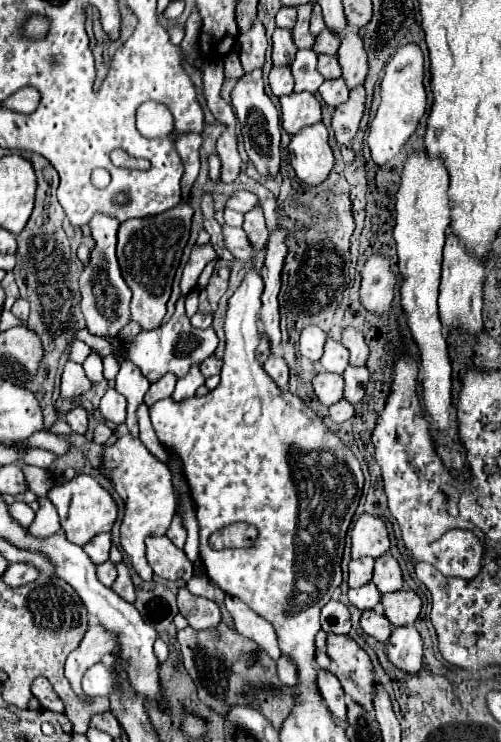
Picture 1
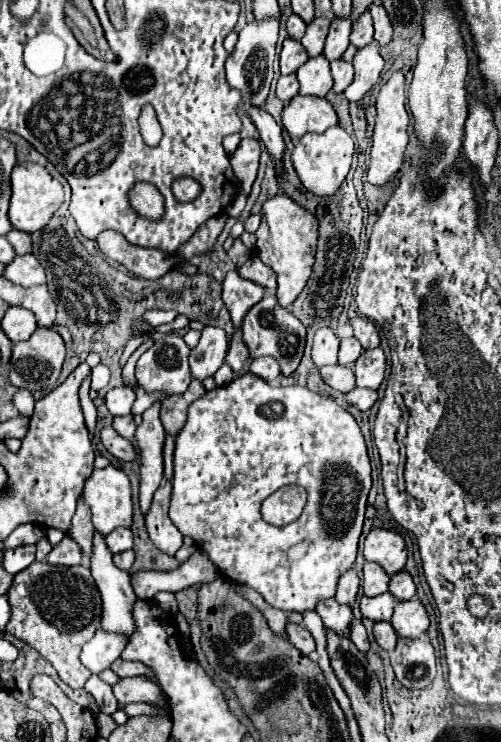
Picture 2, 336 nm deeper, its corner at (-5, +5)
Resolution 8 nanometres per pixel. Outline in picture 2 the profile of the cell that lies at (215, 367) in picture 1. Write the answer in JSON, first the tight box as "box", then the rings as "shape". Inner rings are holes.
{"box":[226,339,250,373],"shape":[[[234,339],[228,349],[228,355],[226,355],[226,363],[232,367],[232,371],[238,373],[244,367],[244,363],[248,361],[248,357],[250,355],[248,355],[248,347],[244,345],[244,341]]]}

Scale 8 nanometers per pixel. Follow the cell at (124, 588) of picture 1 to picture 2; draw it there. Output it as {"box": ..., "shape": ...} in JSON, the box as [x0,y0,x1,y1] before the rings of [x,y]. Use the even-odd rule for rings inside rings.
{"box":[70,497,94,563],"shape":[[[78,497],[78,509],[72,519],[72,529],[70,537],[82,547],[84,553],[84,563],[90,557],[92,551],[92,535],[94,535],[94,525],[92,525],[92,515],[88,513],[88,505],[84,505],[84,499]]]}

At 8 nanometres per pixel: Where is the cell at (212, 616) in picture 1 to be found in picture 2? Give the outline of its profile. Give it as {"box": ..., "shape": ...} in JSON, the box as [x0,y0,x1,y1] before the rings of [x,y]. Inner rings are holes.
{"box":[176,537,196,563],"shape":[[[184,537],[184,545],[176,551],[176,559],[182,563],[182,561],[186,561],[194,551],[196,551],[196,543],[194,543],[190,537]]]}

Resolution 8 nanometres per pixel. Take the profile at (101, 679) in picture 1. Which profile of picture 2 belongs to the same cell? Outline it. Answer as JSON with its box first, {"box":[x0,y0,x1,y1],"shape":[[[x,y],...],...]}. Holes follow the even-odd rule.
{"box":[80,629,128,673],"shape":[[[98,629],[96,635],[82,647],[80,661],[92,673],[100,673],[120,657],[126,643],[128,637],[124,637],[122,633],[104,633],[104,629]]]}

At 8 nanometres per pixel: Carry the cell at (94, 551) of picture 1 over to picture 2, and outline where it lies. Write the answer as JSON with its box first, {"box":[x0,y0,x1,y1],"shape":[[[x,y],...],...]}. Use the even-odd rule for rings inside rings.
{"box":[106,527,134,553],"shape":[[[124,527],[114,529],[110,535],[106,535],[106,543],[112,553],[122,553],[126,549],[132,549],[134,547],[132,529],[124,529]]]}

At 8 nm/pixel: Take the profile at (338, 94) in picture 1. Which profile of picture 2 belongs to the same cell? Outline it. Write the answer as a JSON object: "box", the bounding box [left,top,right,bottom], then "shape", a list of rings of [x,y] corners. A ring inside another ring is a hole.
{"box":[330,59,354,93],"shape":[[[344,59],[330,61],[330,71],[334,77],[332,91],[336,91],[336,93],[342,93],[354,79],[354,67],[352,67],[352,63],[346,63]]]}

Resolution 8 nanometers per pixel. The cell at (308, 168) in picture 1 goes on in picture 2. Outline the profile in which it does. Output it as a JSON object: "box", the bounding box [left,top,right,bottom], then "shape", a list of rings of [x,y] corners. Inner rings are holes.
{"box":[292,127,354,197],"shape":[[[330,127],[324,133],[306,133],[298,145],[292,151],[292,165],[302,181],[302,185],[320,197],[330,197],[338,191],[342,181],[346,179],[350,165],[352,165],[352,153],[354,153],[354,143],[352,137],[340,127]]]}

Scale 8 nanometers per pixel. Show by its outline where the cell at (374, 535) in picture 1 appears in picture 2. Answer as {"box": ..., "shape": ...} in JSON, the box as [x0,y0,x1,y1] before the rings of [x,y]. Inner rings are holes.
{"box":[364,529,406,575],"shape":[[[372,529],[364,541],[364,559],[384,567],[388,575],[400,573],[406,565],[406,557],[406,543],[394,531]]]}

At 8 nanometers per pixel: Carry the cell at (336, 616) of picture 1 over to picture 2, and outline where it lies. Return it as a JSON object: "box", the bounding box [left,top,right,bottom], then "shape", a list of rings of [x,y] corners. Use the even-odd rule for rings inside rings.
{"box":[336,567,360,605],"shape":[[[354,567],[348,569],[346,573],[342,573],[342,577],[340,577],[340,581],[338,581],[336,601],[338,601],[338,603],[348,603],[348,605],[350,605],[350,603],[354,601],[356,593],[358,593],[358,585],[360,585],[360,579],[358,579]]]}

